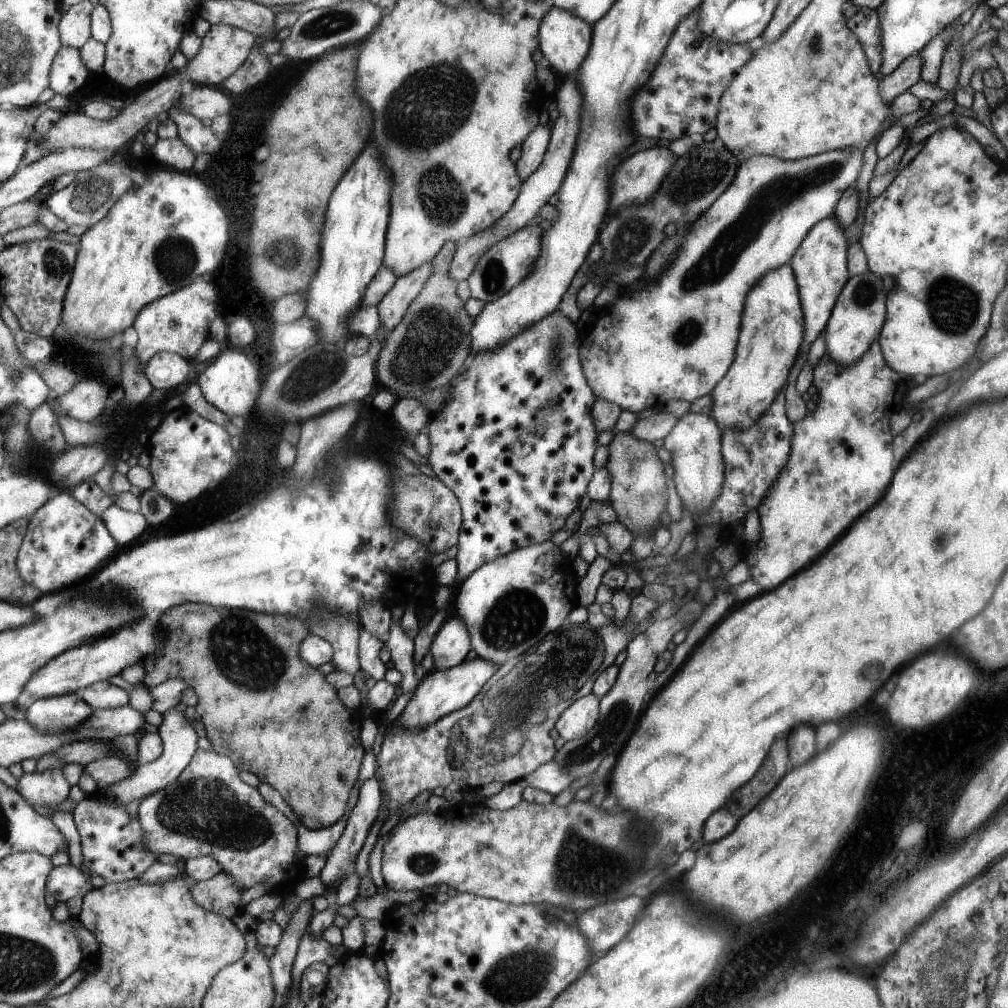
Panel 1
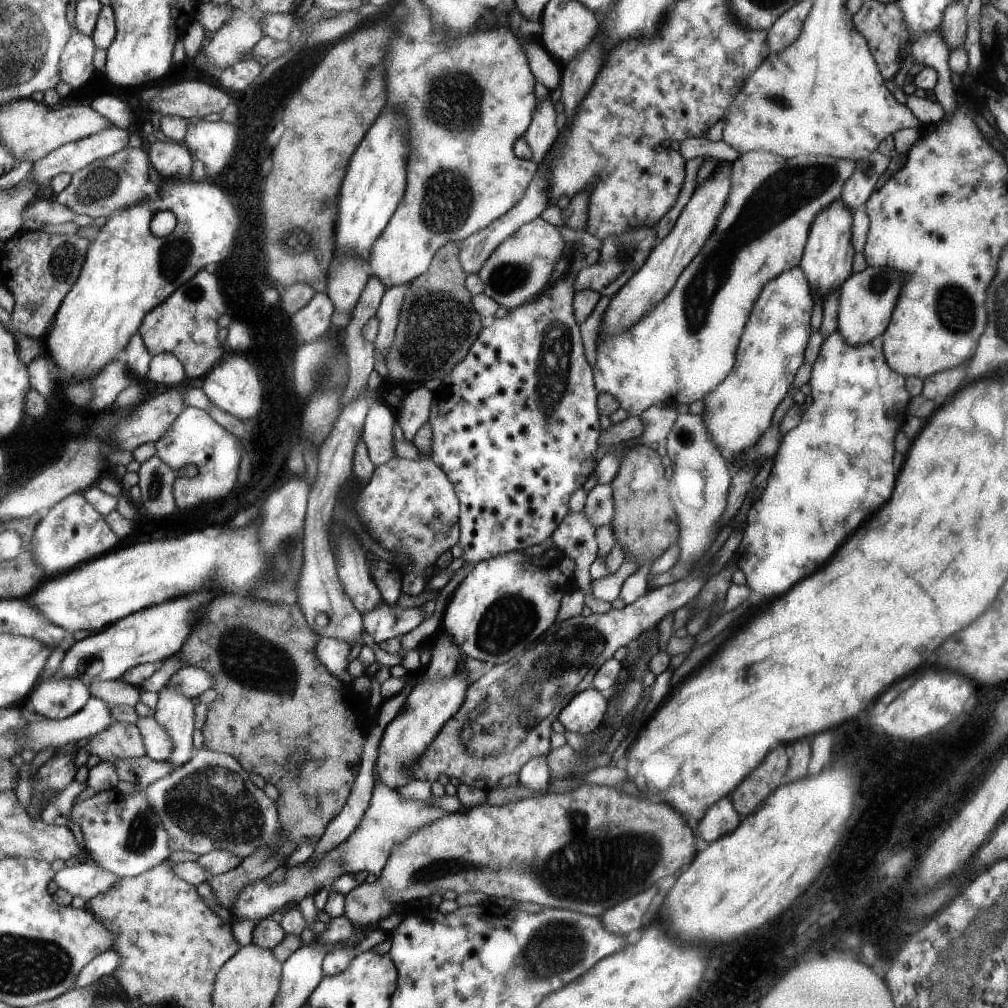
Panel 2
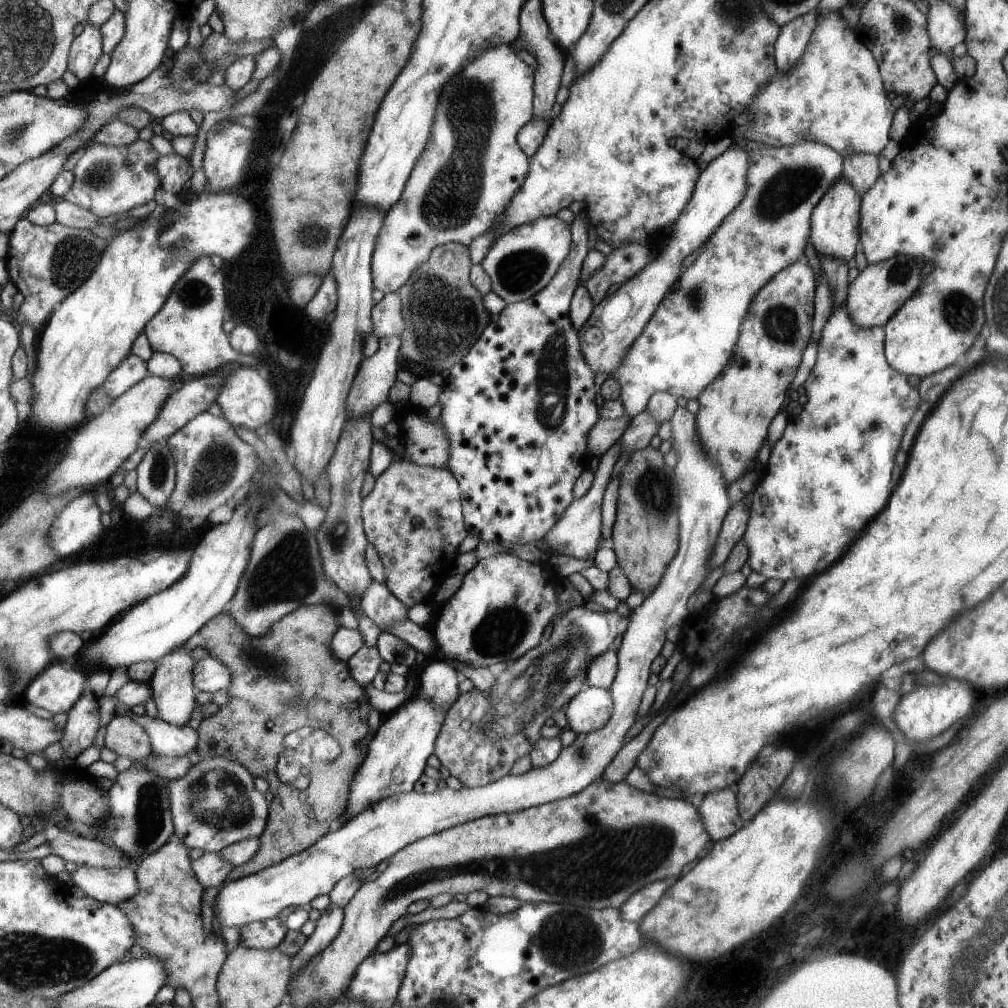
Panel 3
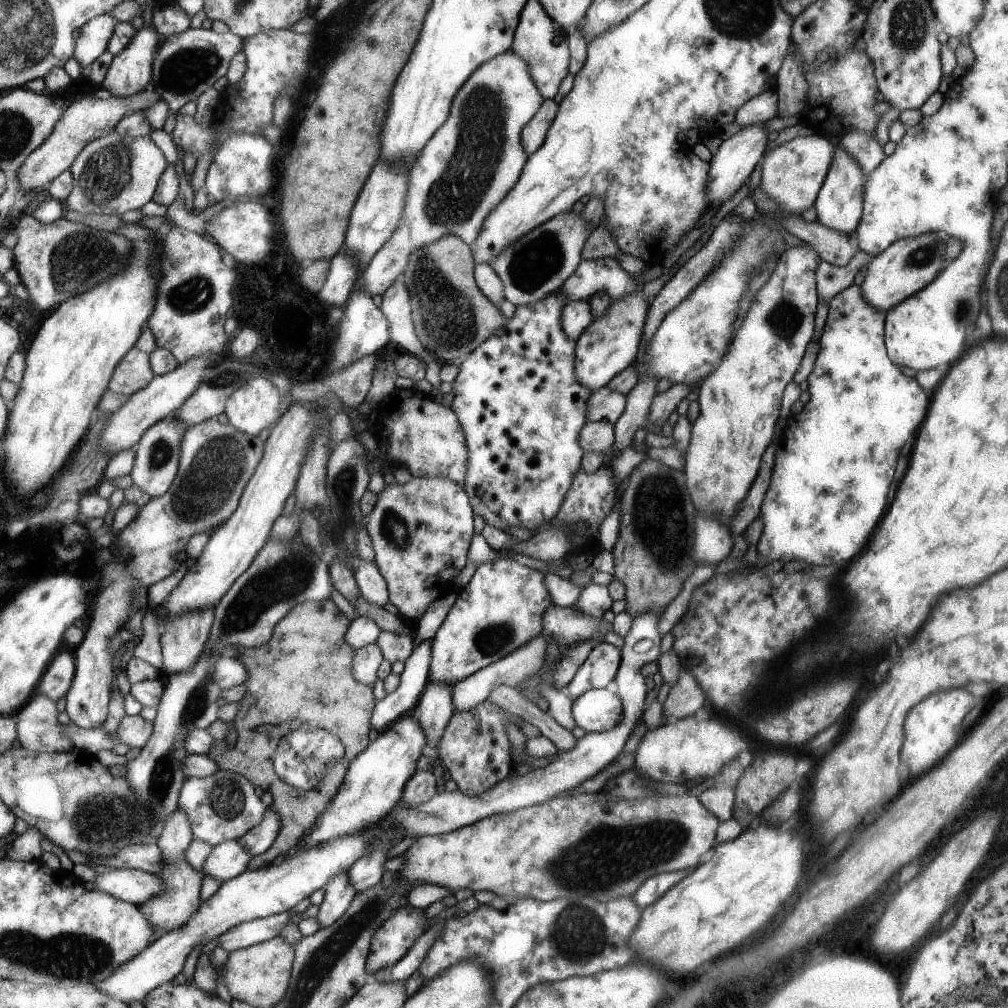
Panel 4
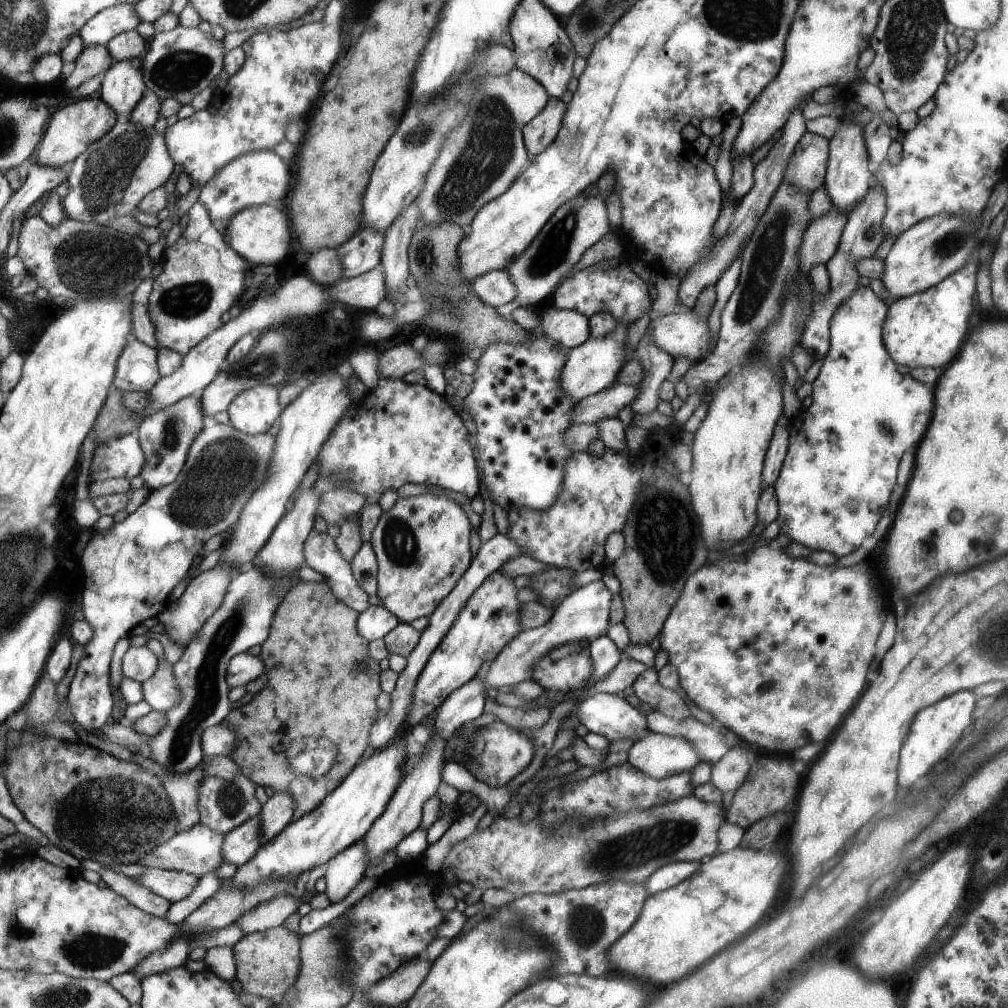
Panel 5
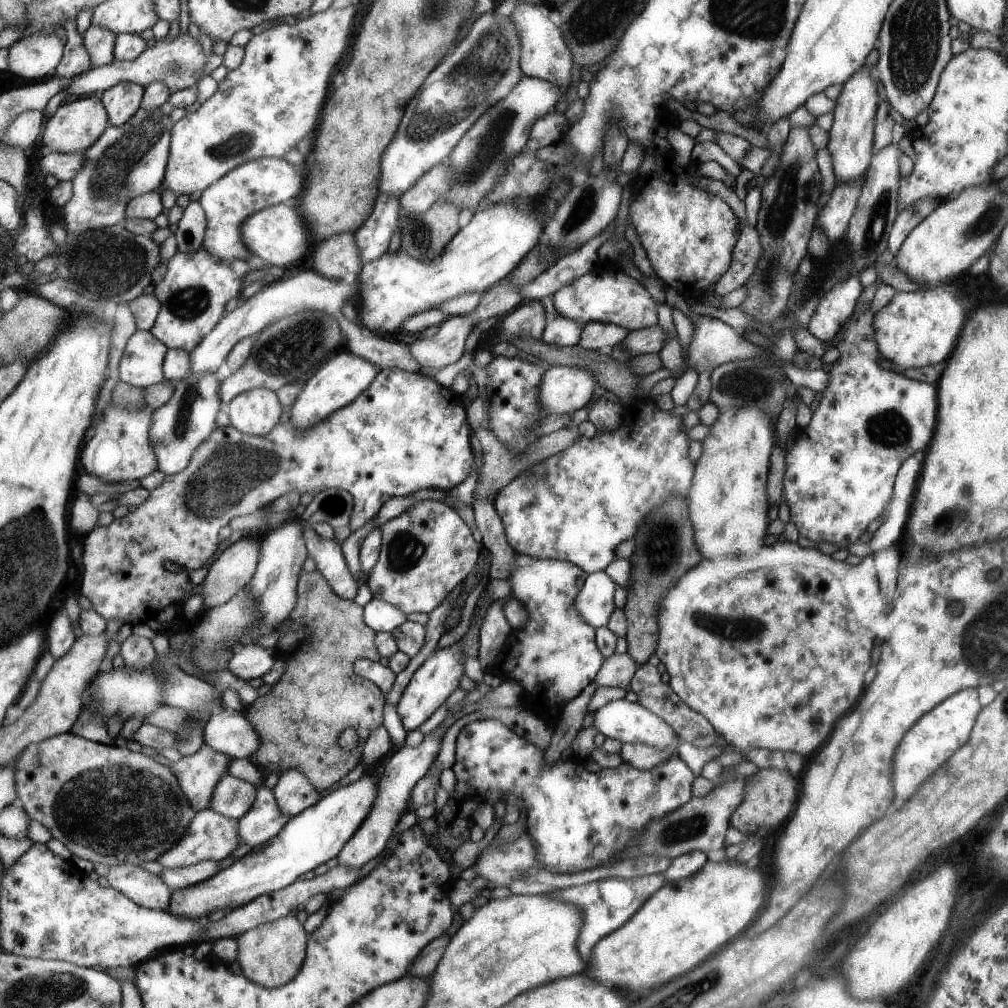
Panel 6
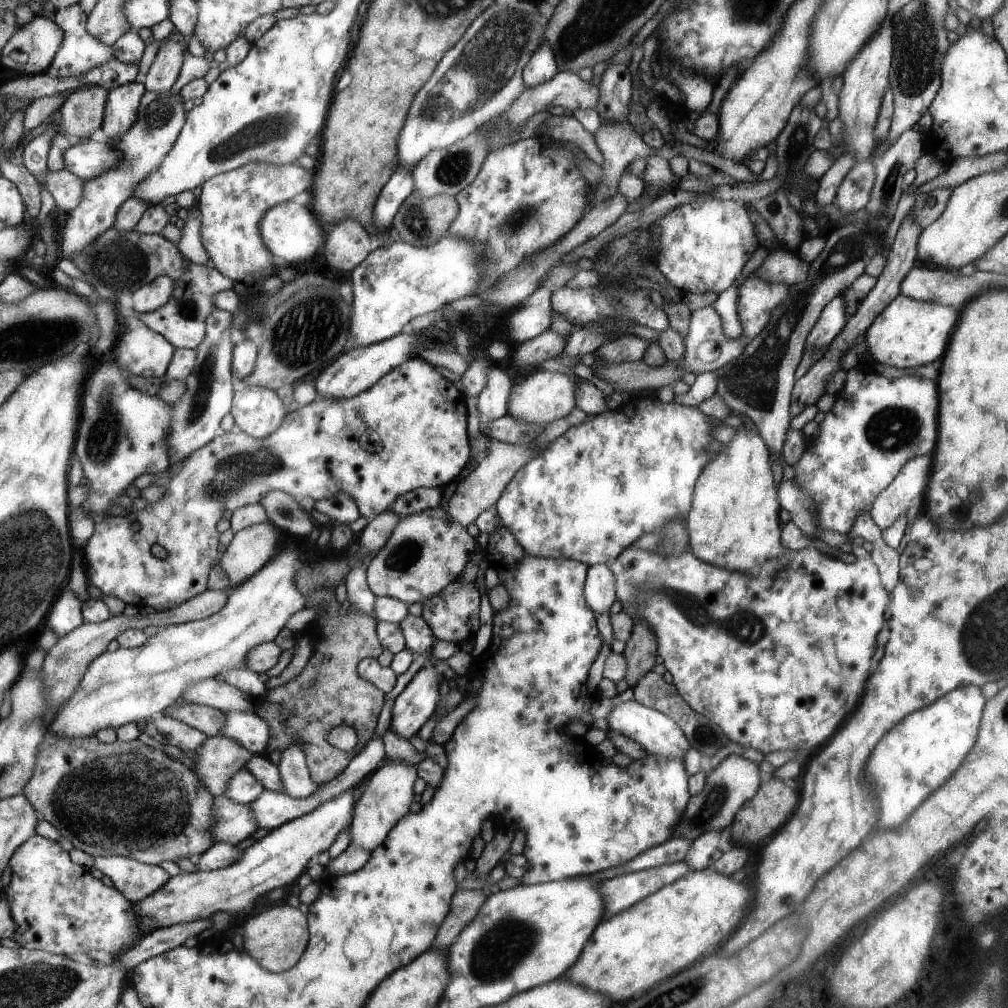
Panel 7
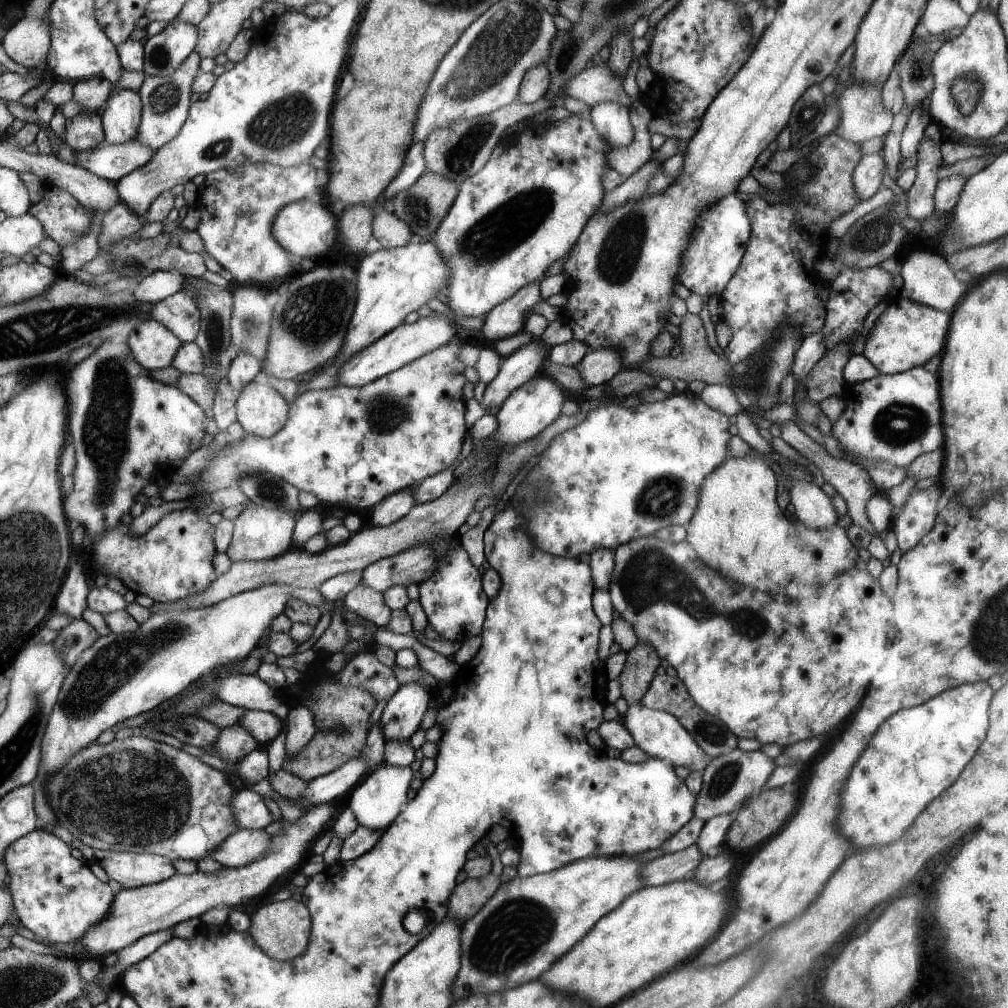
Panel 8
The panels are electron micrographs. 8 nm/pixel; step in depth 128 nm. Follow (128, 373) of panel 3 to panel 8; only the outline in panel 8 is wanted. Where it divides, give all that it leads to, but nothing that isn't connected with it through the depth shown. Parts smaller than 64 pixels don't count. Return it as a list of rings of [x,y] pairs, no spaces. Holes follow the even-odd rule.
[[[148,319],[137,326],[127,343],[138,364],[151,372],[172,365],[183,342],[166,325]]]

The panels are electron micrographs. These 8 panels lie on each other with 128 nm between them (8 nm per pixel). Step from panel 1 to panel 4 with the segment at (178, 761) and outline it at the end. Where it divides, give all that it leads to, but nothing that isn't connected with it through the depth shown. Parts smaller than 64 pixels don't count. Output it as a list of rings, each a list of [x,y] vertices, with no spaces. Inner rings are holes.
[[[204,608],[170,616],[161,631],[163,664],[160,674],[166,681],[178,672],[196,666],[208,641],[215,618],[215,608]]]

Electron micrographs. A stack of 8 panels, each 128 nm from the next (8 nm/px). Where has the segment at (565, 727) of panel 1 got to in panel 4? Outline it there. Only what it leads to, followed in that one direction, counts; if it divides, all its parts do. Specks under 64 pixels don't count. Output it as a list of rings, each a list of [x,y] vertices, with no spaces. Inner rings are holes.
[[[606,689],[588,690],[573,701],[571,714],[576,726],[586,733],[605,732],[625,719],[624,702]]]

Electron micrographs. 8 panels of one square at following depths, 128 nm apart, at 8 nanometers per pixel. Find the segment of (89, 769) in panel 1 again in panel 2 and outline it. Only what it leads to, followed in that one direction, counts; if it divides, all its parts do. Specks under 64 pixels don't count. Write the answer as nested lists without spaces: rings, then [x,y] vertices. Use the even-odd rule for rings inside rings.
[[[146,755],[116,760],[114,766],[118,768],[120,780],[142,786],[153,784],[173,772],[168,762],[154,761]]]

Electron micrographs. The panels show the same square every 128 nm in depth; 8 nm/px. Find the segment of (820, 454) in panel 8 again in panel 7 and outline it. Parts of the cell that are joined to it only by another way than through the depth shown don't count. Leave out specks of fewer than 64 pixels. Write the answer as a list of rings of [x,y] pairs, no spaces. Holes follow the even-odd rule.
[[[868,511],[858,512],[852,528],[847,533],[848,541],[858,536],[862,536],[874,545],[870,557],[878,565],[882,587],[891,592],[900,580],[899,558],[901,554],[886,545],[882,539],[881,528],[874,522]]]

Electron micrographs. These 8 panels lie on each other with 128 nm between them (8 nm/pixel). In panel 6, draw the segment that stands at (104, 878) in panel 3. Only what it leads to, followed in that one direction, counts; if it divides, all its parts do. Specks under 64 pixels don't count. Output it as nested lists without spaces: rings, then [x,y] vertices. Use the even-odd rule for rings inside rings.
[[[214,859],[199,860],[187,867],[164,869],[160,876],[169,885],[171,892],[174,892],[213,877],[219,871],[218,863]]]

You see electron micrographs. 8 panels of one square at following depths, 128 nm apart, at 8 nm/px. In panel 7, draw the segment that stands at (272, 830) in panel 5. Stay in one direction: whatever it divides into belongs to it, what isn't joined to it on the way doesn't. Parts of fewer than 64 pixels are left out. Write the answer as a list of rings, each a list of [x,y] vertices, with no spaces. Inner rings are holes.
[[[290,743],[289,747],[281,752],[277,767],[284,785],[283,792],[291,797],[304,798],[318,788],[318,784],[312,780],[300,743]]]

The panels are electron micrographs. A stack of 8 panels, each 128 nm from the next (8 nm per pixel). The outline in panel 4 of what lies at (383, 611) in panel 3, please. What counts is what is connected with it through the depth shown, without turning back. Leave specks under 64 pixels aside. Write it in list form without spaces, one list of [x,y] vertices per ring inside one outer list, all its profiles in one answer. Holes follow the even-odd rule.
[[[362,561],[358,570],[355,570],[353,574],[360,595],[366,602],[380,607],[390,602],[386,580],[380,574],[375,562]]]

